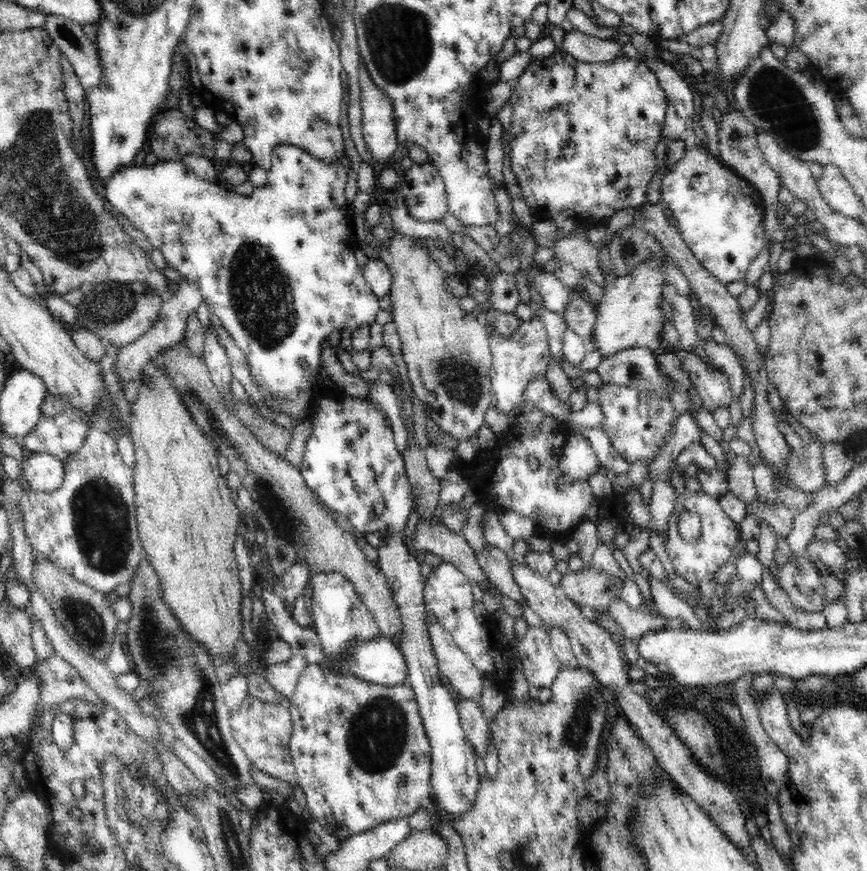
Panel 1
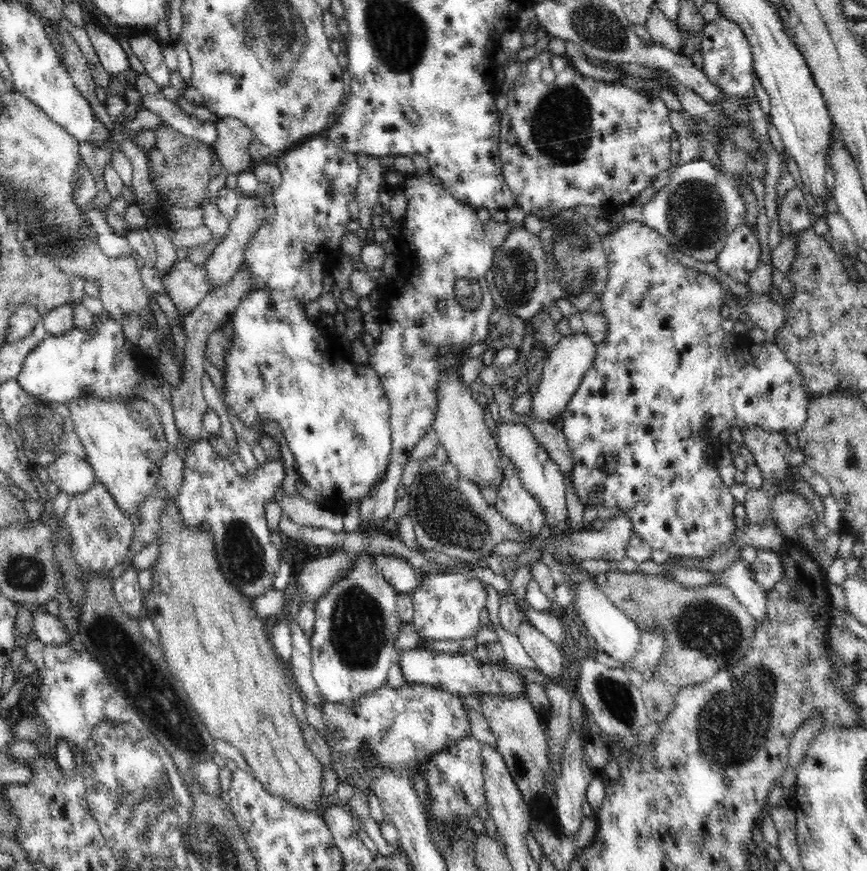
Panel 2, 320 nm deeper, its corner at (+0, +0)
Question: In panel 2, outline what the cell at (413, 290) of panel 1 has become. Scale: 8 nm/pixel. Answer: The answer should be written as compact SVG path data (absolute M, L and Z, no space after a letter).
M454 370L452 376L448 378L448 382L442 382L438 388L438 405L436 417L433 423L434 430L439 437L439 444L448 452L448 462L456 466L458 473L468 481L478 485L480 489L486 486L494 486L499 488L502 480L504 479L505 462L501 459L500 446L496 442L496 438L492 435L492 425L490 424L489 417L482 416L486 414L485 410L482 410L484 405L478 406L478 402L472 398L470 394L470 388L464 386L460 380L458 380L458 372Z

